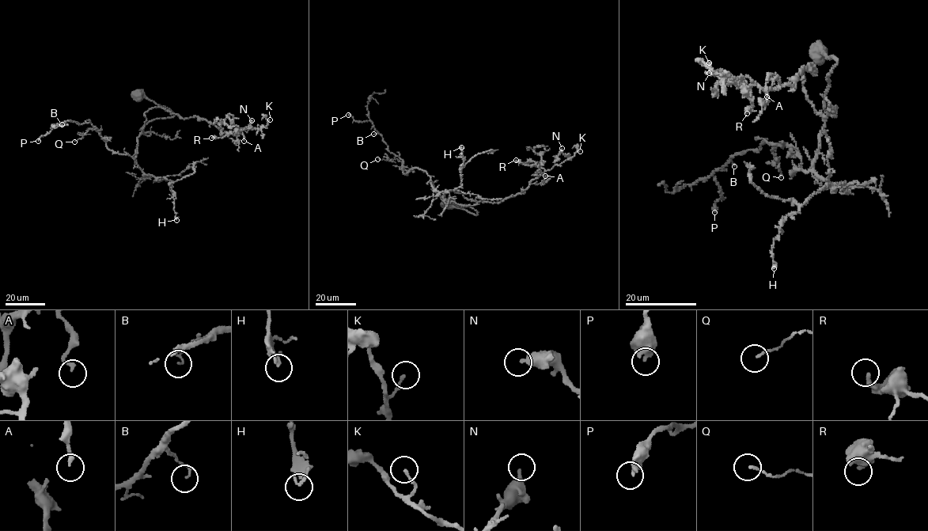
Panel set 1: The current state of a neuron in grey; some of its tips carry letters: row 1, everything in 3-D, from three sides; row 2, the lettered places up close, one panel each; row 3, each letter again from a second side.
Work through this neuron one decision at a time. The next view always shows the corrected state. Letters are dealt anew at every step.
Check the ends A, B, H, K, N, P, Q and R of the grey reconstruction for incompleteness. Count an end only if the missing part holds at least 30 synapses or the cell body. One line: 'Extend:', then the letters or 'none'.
Extend: none

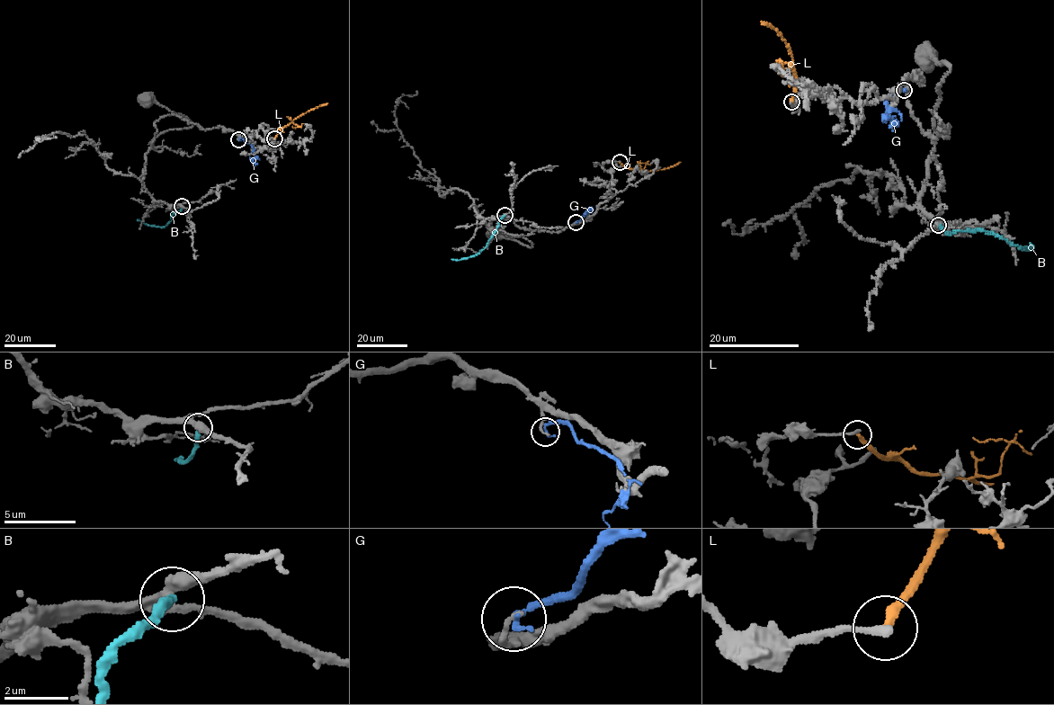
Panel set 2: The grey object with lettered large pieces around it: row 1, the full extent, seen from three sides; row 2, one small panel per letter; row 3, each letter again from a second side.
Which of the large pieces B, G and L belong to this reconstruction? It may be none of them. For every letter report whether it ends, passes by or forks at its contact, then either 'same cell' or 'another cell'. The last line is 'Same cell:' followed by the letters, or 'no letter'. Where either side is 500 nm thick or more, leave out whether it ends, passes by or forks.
B: it ends; another cell
G: it ends; another cell
L: it ends; another cell
Same cell: no letter

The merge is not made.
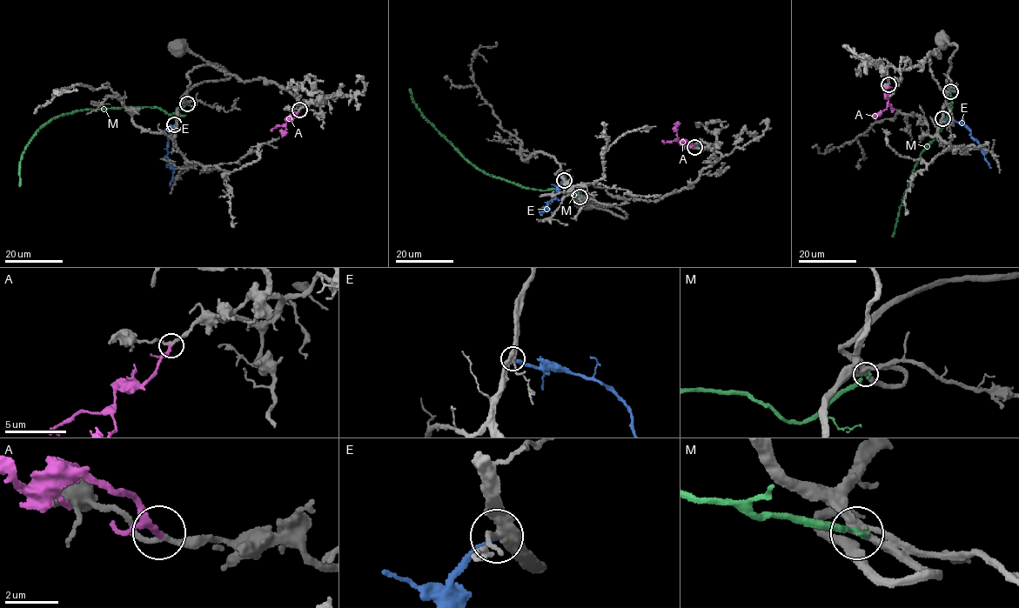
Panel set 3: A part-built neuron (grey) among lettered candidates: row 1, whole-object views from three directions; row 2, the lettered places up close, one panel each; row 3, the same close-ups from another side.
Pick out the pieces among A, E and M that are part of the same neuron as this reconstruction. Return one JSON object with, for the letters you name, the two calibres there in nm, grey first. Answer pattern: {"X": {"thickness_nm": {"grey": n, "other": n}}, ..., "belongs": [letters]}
{"A": {"thickness_nm": {"grey": 190, "other": 180}}, "belongs": ["A"]}

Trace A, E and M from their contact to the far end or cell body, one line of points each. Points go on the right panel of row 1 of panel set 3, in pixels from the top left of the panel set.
A: (888, 84), (886, 95), (888, 99), (887, 107), (877, 115), (872, 115)
E: (942, 119), (962, 123), (969, 130), (990, 167)
M: (950, 91), (950, 112), (914, 167), (892, 236)

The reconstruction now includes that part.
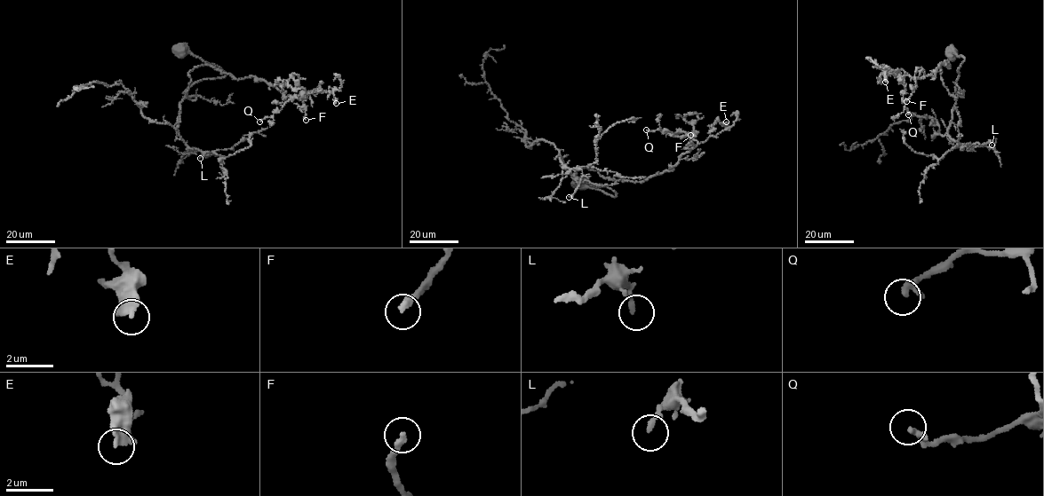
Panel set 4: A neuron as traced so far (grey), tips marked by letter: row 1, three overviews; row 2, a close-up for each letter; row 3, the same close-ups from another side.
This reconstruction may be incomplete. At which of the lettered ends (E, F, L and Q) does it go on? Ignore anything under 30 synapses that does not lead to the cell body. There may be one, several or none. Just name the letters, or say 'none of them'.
F

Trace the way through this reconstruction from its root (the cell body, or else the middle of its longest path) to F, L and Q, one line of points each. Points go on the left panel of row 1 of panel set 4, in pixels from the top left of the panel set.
F: (178, 48), (226, 74), (196, 82), (187, 97), (189, 73), (212, 66), (300, 98), (306, 120)
L: (178, 48), (226, 74), (195, 82), (179, 105), (179, 135), (191, 148), (210, 155), (200, 158)
Q: (178, 48), (226, 74), (187, 97), (204, 65), (306, 94), (259, 122)

